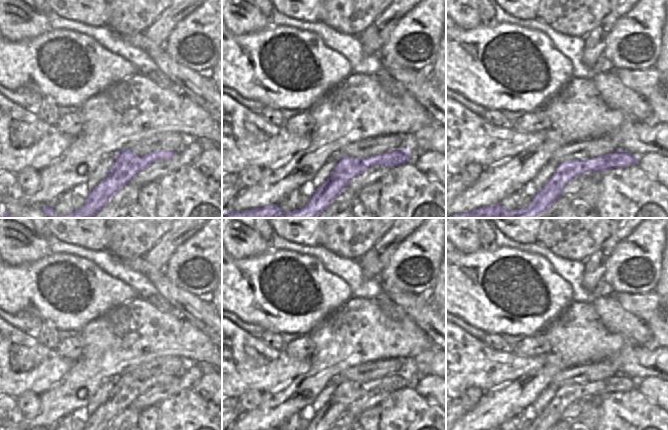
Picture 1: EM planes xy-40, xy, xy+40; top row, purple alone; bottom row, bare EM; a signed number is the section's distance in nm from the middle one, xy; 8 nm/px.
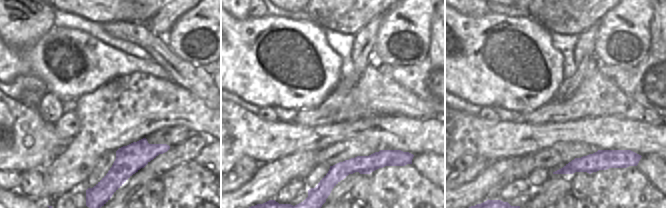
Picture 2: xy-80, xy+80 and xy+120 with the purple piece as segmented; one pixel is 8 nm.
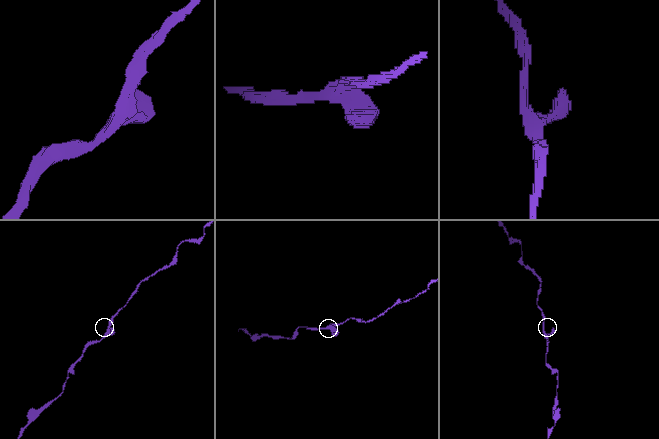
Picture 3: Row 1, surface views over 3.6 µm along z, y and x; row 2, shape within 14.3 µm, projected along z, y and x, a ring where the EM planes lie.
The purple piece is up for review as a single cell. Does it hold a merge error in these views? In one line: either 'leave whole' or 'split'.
leave whole

